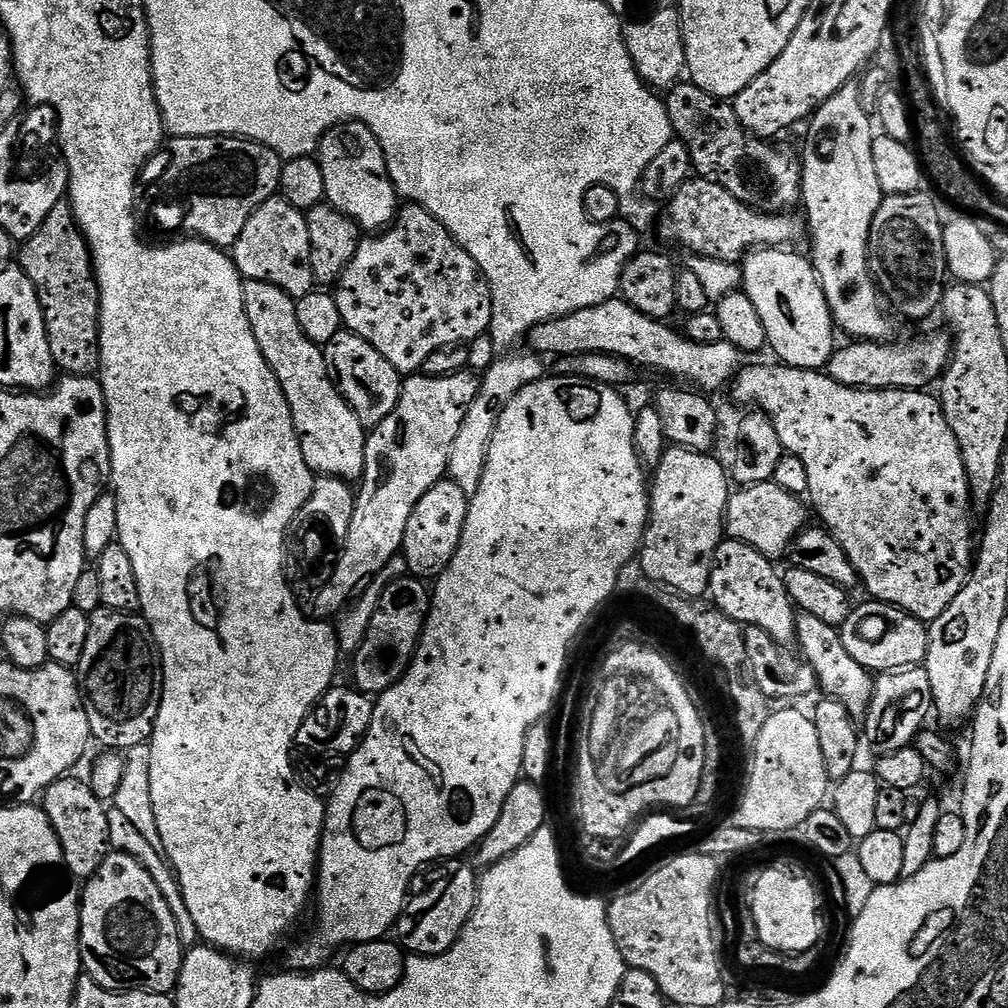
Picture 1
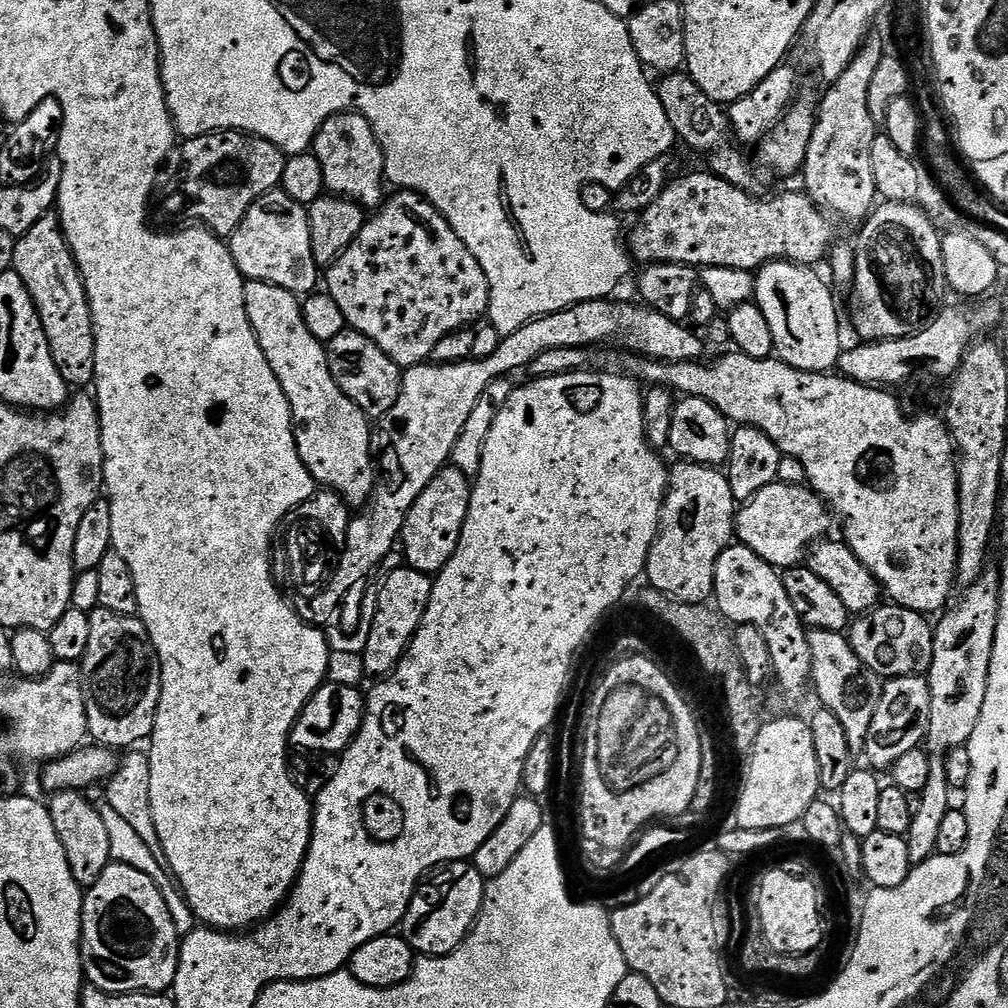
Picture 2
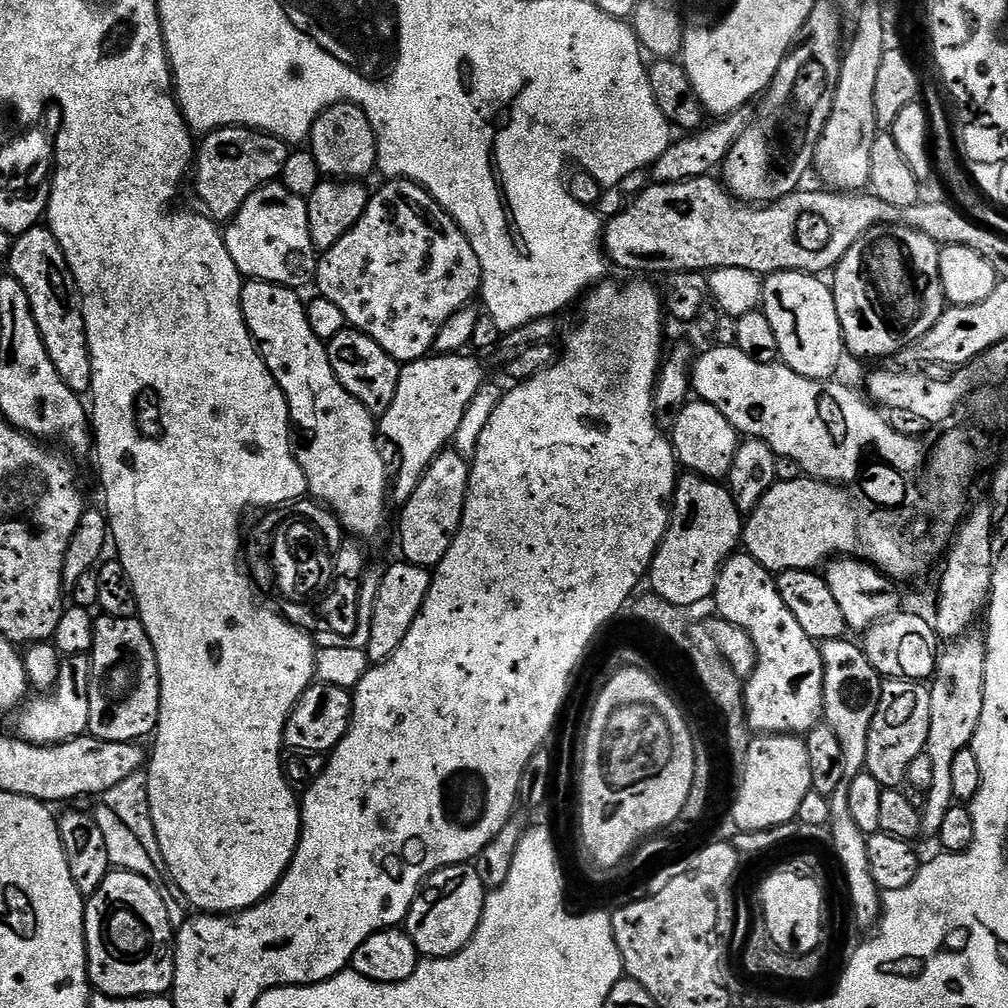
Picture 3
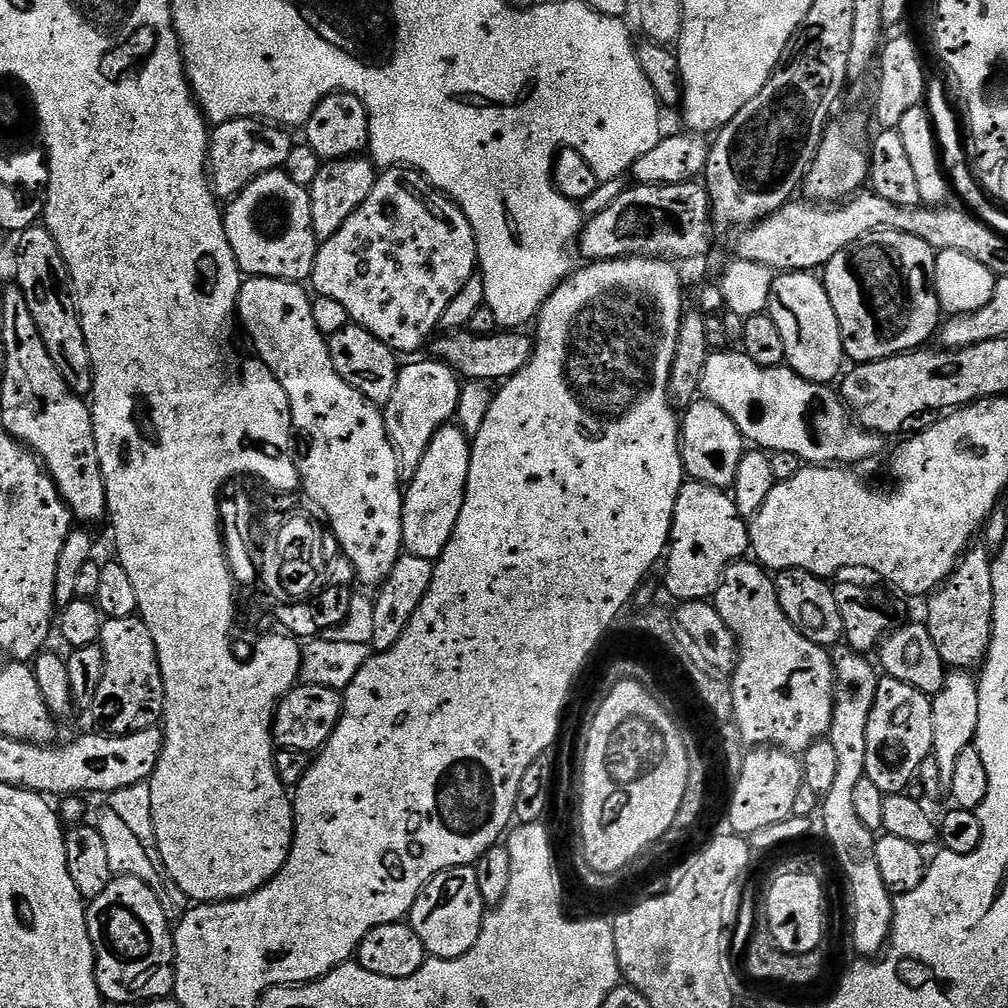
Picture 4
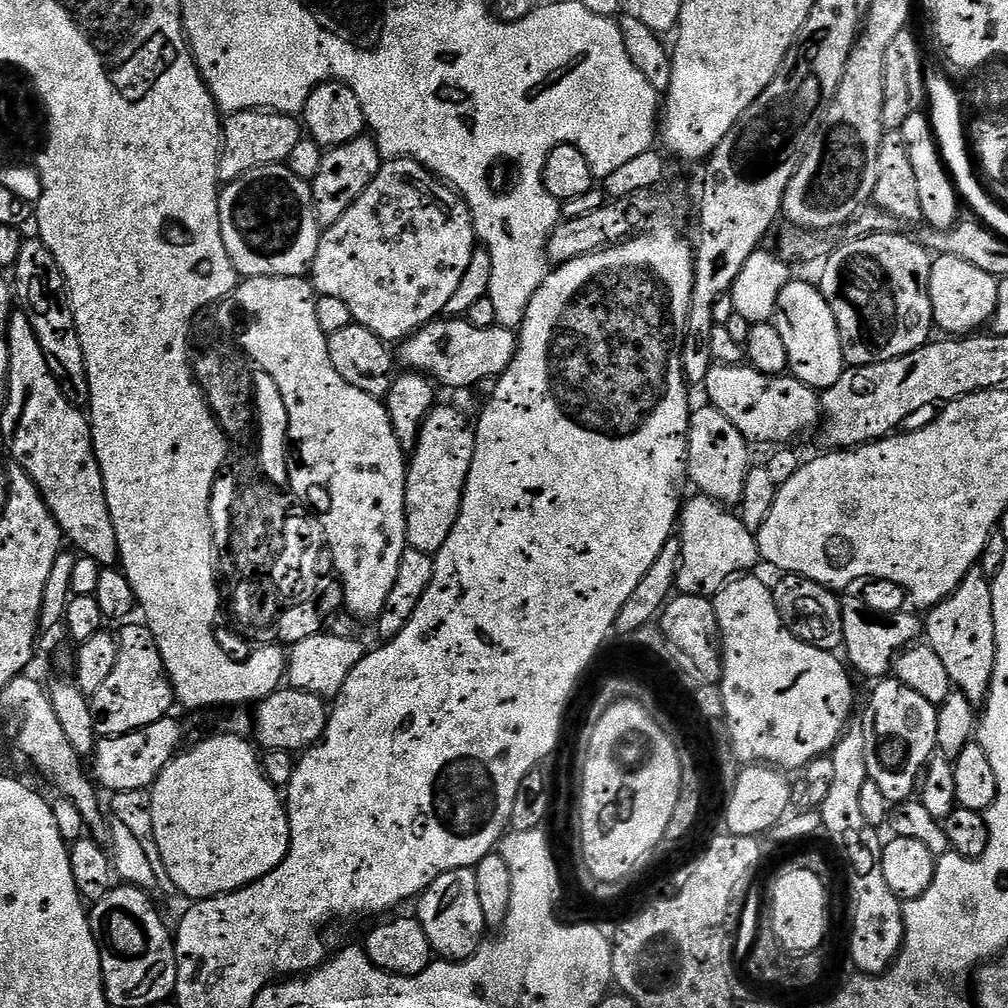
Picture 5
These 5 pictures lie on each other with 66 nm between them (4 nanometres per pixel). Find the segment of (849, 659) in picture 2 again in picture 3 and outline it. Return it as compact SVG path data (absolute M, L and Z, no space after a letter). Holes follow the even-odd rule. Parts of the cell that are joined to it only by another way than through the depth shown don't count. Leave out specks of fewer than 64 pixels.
M852 638L826 640L820 644L820 653L824 663L824 714L823 723L829 724L842 746L843 769L845 781L852 780L866 768L866 745L870 743L870 722L874 722L874 714L878 714L878 702L882 698L884 680L874 666L870 666L870 658L866 658L863 647Z

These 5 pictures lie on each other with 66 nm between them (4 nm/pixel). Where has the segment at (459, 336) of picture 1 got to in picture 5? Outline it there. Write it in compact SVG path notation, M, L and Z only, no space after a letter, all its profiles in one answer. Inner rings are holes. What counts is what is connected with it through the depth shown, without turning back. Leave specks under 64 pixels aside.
M388 158L374 174L374 182L362 190L358 202L334 226L323 229L310 269L310 283L320 296L346 302L353 321L378 334L378 338L402 342L422 325L444 316L446 302L462 283L462 274L466 274L477 247L476 227L464 197L419 161Z

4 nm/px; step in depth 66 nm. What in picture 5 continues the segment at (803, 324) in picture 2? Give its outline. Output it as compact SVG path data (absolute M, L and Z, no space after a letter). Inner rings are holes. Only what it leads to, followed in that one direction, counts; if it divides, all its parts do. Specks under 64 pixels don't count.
M800 278L790 281L782 290L782 294L778 294L774 323L786 345L791 375L797 380L811 388L823 390L834 386L834 382L842 378L846 365L838 326L834 322L834 314L826 298L815 283L807 284Z

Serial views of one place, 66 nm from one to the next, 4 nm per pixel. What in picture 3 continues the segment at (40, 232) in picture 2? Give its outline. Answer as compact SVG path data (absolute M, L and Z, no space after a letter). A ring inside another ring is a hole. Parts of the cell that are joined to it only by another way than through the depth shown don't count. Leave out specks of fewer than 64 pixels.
M37 226L26 230L22 235L11 241L12 253L8 256L7 271L26 290L26 298L30 298L30 310L34 322L38 322L38 330L44 339L46 354L50 354L50 362L54 362L54 370L62 374L62 382L70 386L77 394L88 394L92 391L92 359L86 338L84 315L80 309L80 297L76 291L76 283L68 268L66 258L62 254L62 246L58 246L58 238L46 226Z

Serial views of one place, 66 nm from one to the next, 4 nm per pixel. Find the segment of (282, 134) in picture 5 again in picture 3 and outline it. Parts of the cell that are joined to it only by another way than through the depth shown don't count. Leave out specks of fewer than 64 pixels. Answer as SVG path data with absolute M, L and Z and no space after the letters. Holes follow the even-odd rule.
M233 126L231 128L217 128L214 132L209 132L199 141L198 151L194 156L194 173L196 172L196 192L200 195L200 200L205 204L207 215L217 222L231 221L233 216L242 210L242 202L250 198L263 184L271 184L279 181L284 175L286 158L290 151L287 140L278 138L269 132L260 132L257 128L241 128Z

